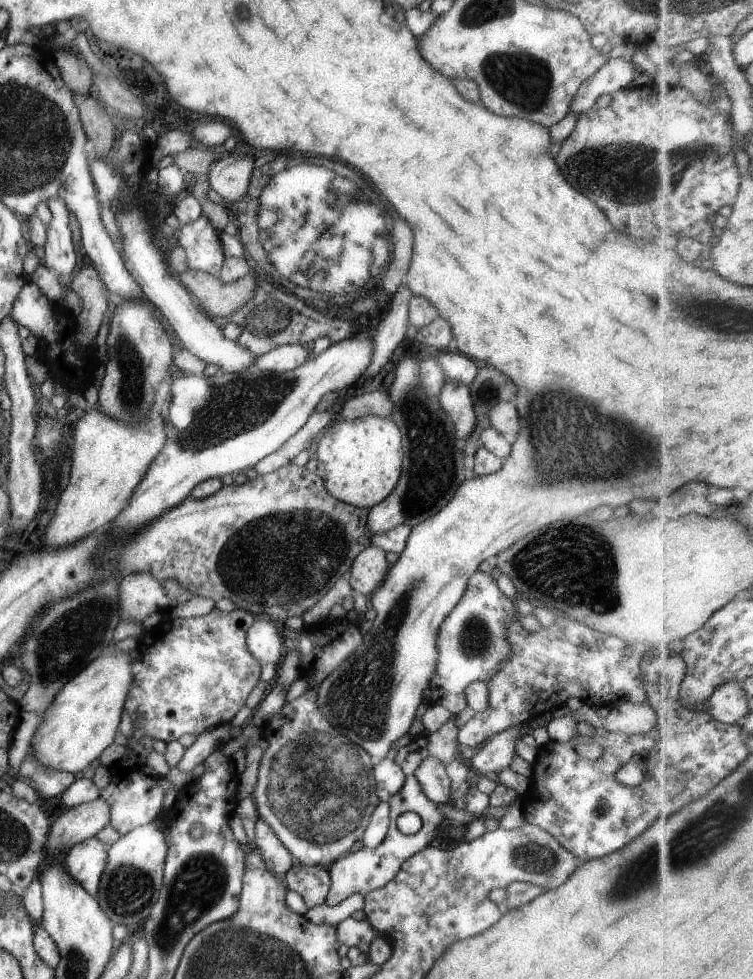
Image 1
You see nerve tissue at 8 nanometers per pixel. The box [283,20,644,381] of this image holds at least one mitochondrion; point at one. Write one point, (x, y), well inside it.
(523, 82)

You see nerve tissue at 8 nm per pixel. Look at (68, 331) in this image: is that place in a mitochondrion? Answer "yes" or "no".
no

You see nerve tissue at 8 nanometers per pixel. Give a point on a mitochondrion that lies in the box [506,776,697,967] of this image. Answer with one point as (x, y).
(538, 859)

